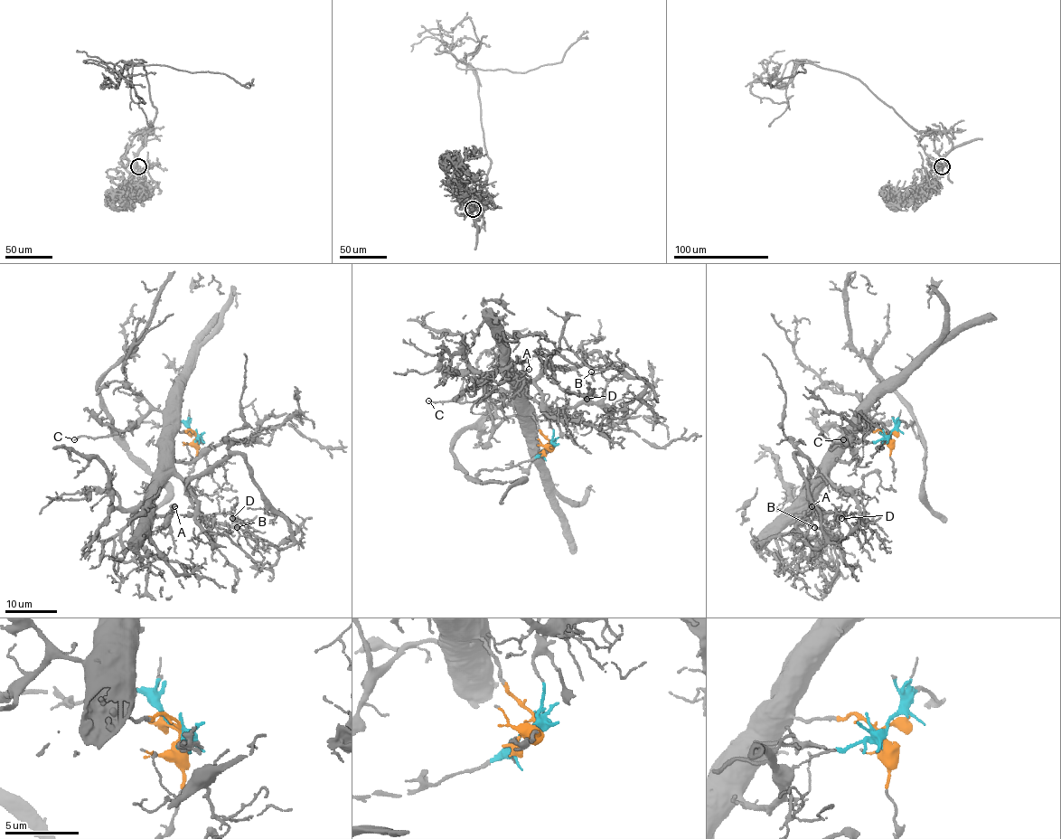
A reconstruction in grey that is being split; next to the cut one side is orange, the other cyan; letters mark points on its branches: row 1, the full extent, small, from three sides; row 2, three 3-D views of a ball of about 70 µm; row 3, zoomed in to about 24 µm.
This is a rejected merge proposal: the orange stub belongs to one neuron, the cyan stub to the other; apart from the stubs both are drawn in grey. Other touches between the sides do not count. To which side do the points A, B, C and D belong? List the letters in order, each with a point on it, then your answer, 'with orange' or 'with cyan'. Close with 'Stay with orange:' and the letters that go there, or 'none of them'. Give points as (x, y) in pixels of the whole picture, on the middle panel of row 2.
A: place (529, 369); with orange
B: place (591, 372); with orange
C: place (428, 400); with orange
D: place (586, 399); with orange
Stay with orange: A, B, C, D

